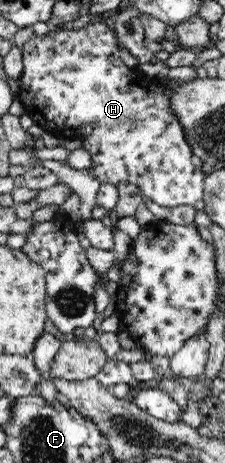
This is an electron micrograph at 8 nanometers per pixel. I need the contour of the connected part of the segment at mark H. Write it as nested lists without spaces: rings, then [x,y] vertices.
[[[104,22],[90,23],[82,29],[74,30],[57,30],[50,32],[48,37],[36,36],[27,41],[22,48],[23,51],[23,75],[20,77],[20,89],[18,92],[19,102],[24,107],[24,114],[30,115],[34,124],[39,125],[43,130],[53,133],[62,139],[72,141],[73,139],[81,139],[84,149],[88,149],[91,155],[90,173],[103,183],[112,183],[114,185],[119,182],[132,183],[136,185],[144,196],[147,196],[156,204],[162,207],[176,207],[177,205],[194,206],[197,201],[202,200],[203,184],[206,173],[190,162],[192,156],[192,148],[188,146],[186,138],[184,138],[183,126],[178,122],[177,117],[170,112],[170,101],[166,94],[169,93],[170,81],[158,81],[158,79],[146,79],[138,69],[129,69],[124,65],[124,61],[120,58],[120,49],[117,47],[114,30],[110,30]]]

